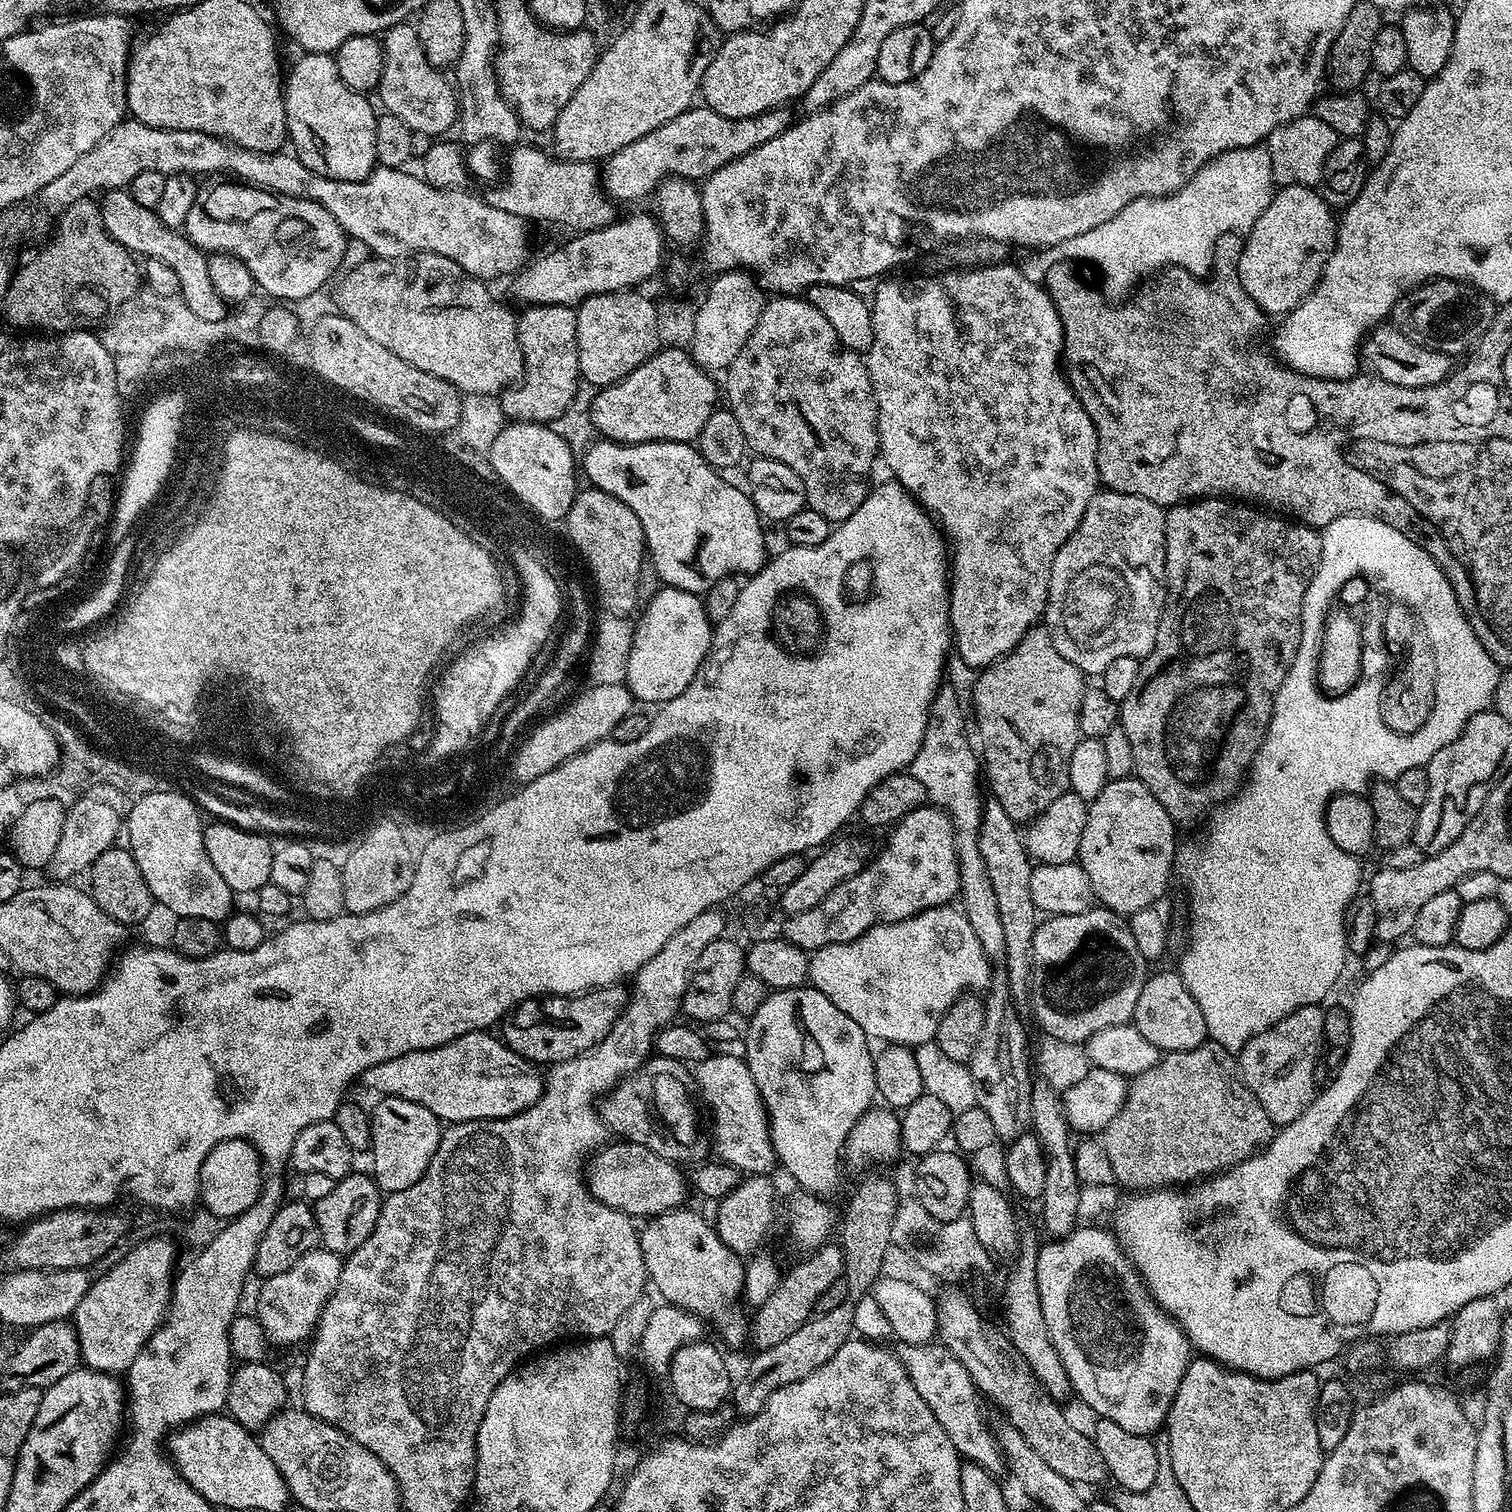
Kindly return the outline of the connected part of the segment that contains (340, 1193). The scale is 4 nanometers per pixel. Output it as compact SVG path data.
M353 1170L343 1176L326 1198L314 1201L316 1221L320 1224L320 1244L341 1258L347 1258L351 1252L358 1250L358 1246L362 1246L362 1242L366 1242L366 1238L370 1238L370 1234L374 1234L381 1203L381 1190L371 1175L364 1173L363 1176L359 1170Z

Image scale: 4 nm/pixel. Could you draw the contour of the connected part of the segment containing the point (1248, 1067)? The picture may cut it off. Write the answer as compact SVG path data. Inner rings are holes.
M1311 1004L1302 1006L1282 1022L1262 1030L1254 1038L1245 1042L1238 1052L1238 1071L1245 1088L1249 1088L1262 1102L1262 1110L1266 1110L1273 1125L1283 1126L1294 1122L1312 1104L1318 1095L1316 1088L1316 1059L1320 1056L1320 1048L1325 1047L1322 1022L1323 1007Z

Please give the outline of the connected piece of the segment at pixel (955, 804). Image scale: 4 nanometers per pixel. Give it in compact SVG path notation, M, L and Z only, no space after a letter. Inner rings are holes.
M948 682L941 683L940 689L938 689L938 691L936 692L936 696L934 697L934 699L932 699L932 706L931 706L930 710L928 711L928 725L926 726L926 734L922 738L922 746L918 750L918 754L915 756L915 758L913 758L913 760L911 762L910 774L914 778L918 778L918 782L922 782L922 786L924 787L924 789L926 790L926 794L928 795L928 800L931 801L931 803L933 805L935 805L935 807L940 808L952 820L952 825L954 826L954 830L956 831L956 857L958 858L958 866L960 867L960 891L958 893L959 907L962 909L964 915L967 916L968 921L970 922L970 926L974 930L974 934L978 938L978 942L982 946L982 950L985 952L985 954L987 954L989 961L997 962L996 960L998 960L998 962L1000 962L1000 961L1003 961L1005 959L1004 951L1006 950L1006 934L1004 934L1002 932L1002 918L1000 917L999 910L998 910L998 898L996 898L994 896L994 886L992 886L990 884L990 874L986 874L986 862L982 862L982 850L978 850L978 834L980 833L980 827L982 826L982 814L984 813L984 801L986 799L985 793L984 794L980 793L980 784L981 784L981 788L982 788L982 760L981 760L981 757L978 755L977 749L974 747L974 744L973 744L974 749L972 749L972 744L970 741L968 741L968 728L966 725L964 725L964 720L966 720L966 714L962 710L961 703L958 702L958 697L957 697L956 693L954 692L954 690L952 689L951 685Z

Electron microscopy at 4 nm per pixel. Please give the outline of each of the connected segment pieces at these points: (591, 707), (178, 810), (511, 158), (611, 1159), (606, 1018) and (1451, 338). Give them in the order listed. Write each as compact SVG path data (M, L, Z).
M627 683L592 684L588 686L585 692L578 693L561 712L558 711L553 711L548 717L553 716L549 720L542 721L528 737L525 738L524 736L522 743L515 749L514 755L510 760L510 772L511 774L513 772L520 779L519 783L521 785L529 784L534 778L542 778L542 774L546 774L550 770L562 766L562 762L574 758L579 752L584 752L587 748L592 748L596 744L609 739L614 726L618 726L618 722L622 722L622 718L626 718L626 714L634 711L634 701L632 699L632 691L628 689Z
M179 790L137 802L126 812L126 847L138 862L138 870L142 870L142 878L146 878L159 907L169 908L176 918L193 916L223 922L234 911L234 893L206 854L205 825L200 824L200 817L202 812L194 799Z
M523 144L513 147L509 151L513 152L506 156L508 177L503 177L501 188L487 193L490 206L506 210L506 214L519 216L525 222L549 220L552 224L573 228L571 231L576 234L605 228L617 219L618 212L612 209L613 201L602 191L597 169L596 172L592 169L595 167L584 162L557 162L548 152L549 157L542 149Z
M615 1143L599 1149L587 1165L586 1183L588 1193L593 1198L606 1206L618 1208L633 1218L661 1216L664 1212L681 1207L687 1201L684 1199L690 1193L689 1181L673 1161L654 1154L654 1150L646 1150L646 1146Z
M620 986L593 988L578 996L546 996L524 1000L516 1005L502 1021L502 1040L510 1051L536 1066L551 1066L566 1062L590 1050L614 1026L614 1022L628 1003L628 992Z
M1430 280L1407 292L1392 308L1390 320L1398 331L1406 334L1406 338L1410 338L1422 346L1432 348L1436 352L1449 354L1462 352L1461 354L1464 354L1485 334L1486 328L1490 326L1491 319L1496 314L1497 307L1496 301L1491 296L1487 296L1485 292L1470 284L1463 284L1461 280Z

